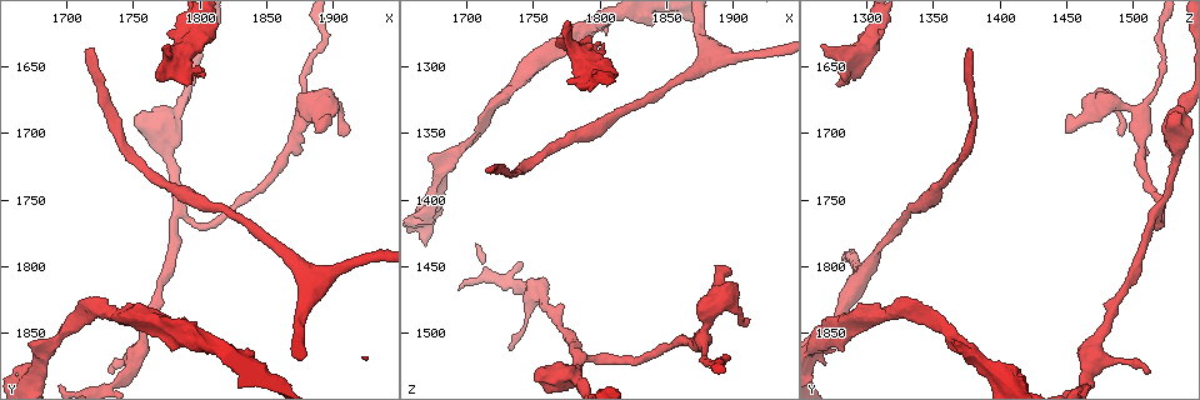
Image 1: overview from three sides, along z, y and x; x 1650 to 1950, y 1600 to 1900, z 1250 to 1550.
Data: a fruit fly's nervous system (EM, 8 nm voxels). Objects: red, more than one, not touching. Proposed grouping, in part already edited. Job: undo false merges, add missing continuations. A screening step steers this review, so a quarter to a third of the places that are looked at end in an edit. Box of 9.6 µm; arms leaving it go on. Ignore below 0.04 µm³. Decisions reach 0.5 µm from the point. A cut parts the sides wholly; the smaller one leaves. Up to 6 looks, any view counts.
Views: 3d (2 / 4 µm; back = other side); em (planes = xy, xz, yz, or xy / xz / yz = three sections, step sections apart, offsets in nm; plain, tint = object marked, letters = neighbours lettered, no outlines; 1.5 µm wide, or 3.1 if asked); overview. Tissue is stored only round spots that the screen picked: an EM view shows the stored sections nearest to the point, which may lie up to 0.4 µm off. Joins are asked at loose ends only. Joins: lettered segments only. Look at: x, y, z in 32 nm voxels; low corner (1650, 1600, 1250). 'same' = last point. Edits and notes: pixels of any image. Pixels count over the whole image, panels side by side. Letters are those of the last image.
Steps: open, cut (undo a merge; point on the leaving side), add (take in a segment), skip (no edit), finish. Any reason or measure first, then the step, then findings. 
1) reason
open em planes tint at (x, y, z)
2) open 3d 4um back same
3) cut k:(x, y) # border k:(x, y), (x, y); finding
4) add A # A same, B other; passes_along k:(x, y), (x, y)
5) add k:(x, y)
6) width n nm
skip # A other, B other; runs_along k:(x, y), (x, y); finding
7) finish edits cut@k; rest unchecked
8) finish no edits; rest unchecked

long arm stops here
open em xy step 4 letters at (1718, 1638, 1380)

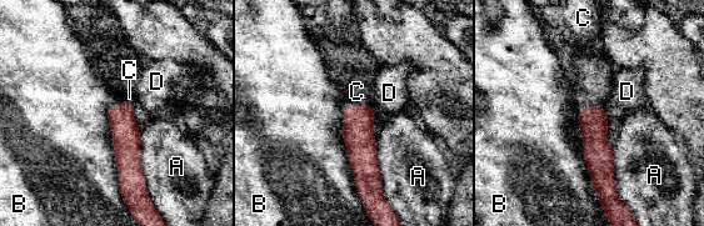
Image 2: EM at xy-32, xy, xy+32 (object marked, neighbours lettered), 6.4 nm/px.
open em planes letters same

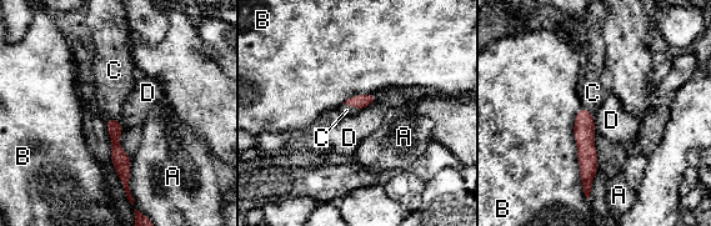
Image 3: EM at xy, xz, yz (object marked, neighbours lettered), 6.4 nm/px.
longest_contact B 600 nm
add C # A other, B other, C same, D other; the neuron continues

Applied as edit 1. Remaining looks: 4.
open overview

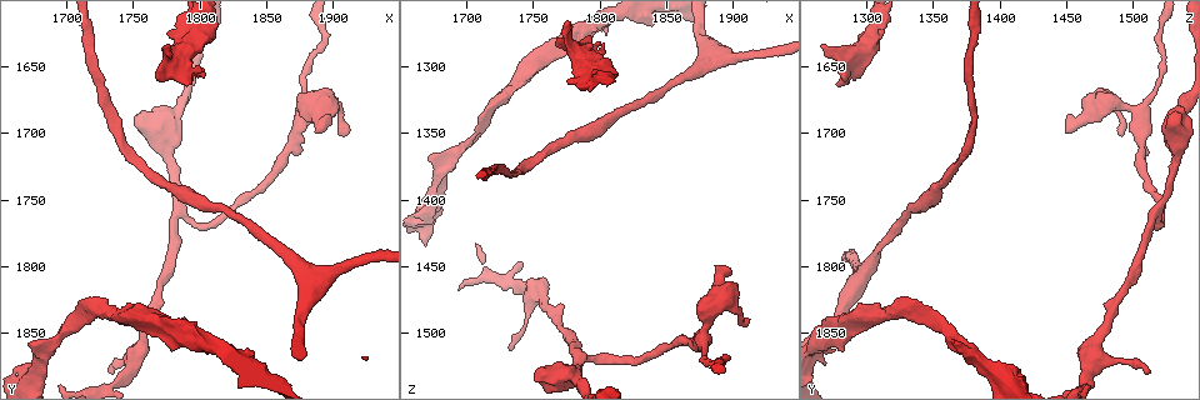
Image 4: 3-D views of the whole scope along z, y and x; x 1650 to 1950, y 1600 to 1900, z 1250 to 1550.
thin neck
open 3d 4um at (1678, 1876, 1388)

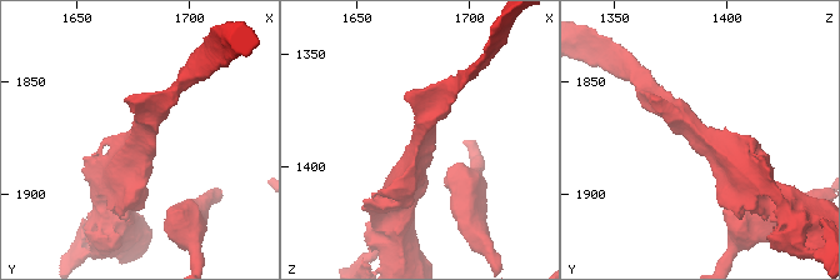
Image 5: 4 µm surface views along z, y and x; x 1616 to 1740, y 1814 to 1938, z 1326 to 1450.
arm_widths 220, 420 nm; need the tissue
open em xz step 8 tint at (1675, 1874, 1388)

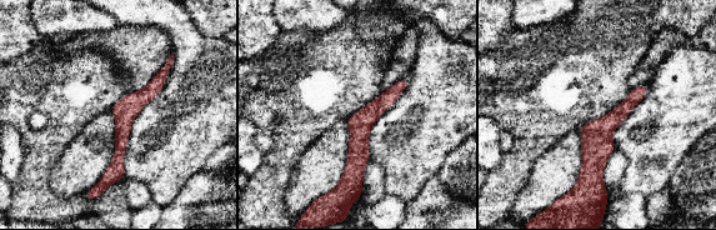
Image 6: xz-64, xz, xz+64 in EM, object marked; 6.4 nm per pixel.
another direction
open em planes letters same

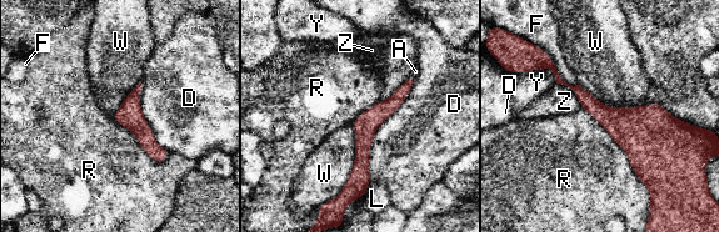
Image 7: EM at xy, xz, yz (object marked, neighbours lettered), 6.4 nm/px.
skip # A other, D other, F other, L other, R other, W other, Y other, Z other; continuous, no second neuron

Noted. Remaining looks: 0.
finish edits add@3; rest unchecked

